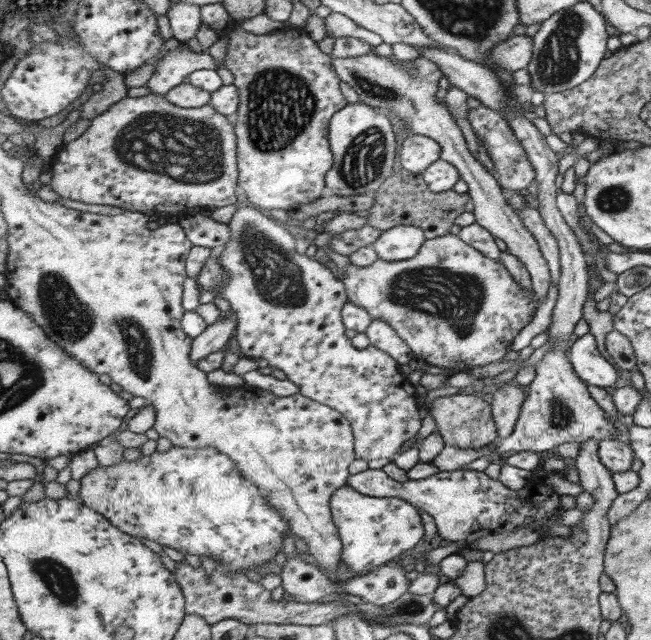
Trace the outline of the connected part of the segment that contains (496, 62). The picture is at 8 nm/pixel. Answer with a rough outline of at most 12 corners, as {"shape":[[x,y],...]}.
{"shape":[[531,36],[497,45],[488,59],[495,67],[528,68],[534,55]]}

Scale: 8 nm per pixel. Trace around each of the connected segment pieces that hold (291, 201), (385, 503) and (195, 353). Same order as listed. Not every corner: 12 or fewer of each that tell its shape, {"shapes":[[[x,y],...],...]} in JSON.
{"shapes":[[[235,21],[239,184],[261,210],[328,194],[341,76],[304,29]],[[346,484],[333,493],[342,562],[366,575],[425,536],[419,510]],[[235,314],[218,320],[194,339],[190,354],[198,360],[223,350],[236,334]]]}

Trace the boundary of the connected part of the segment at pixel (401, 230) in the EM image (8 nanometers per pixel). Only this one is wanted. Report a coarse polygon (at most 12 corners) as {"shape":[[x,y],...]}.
{"shape":[[420,226],[385,230],[373,246],[381,260],[418,257],[425,242]]}

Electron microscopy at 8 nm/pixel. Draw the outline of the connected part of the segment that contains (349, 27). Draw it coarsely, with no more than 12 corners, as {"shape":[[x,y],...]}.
{"shape":[[331,12],[325,17],[326,31],[335,40],[359,38],[369,45],[383,38],[359,26],[349,16]]}

